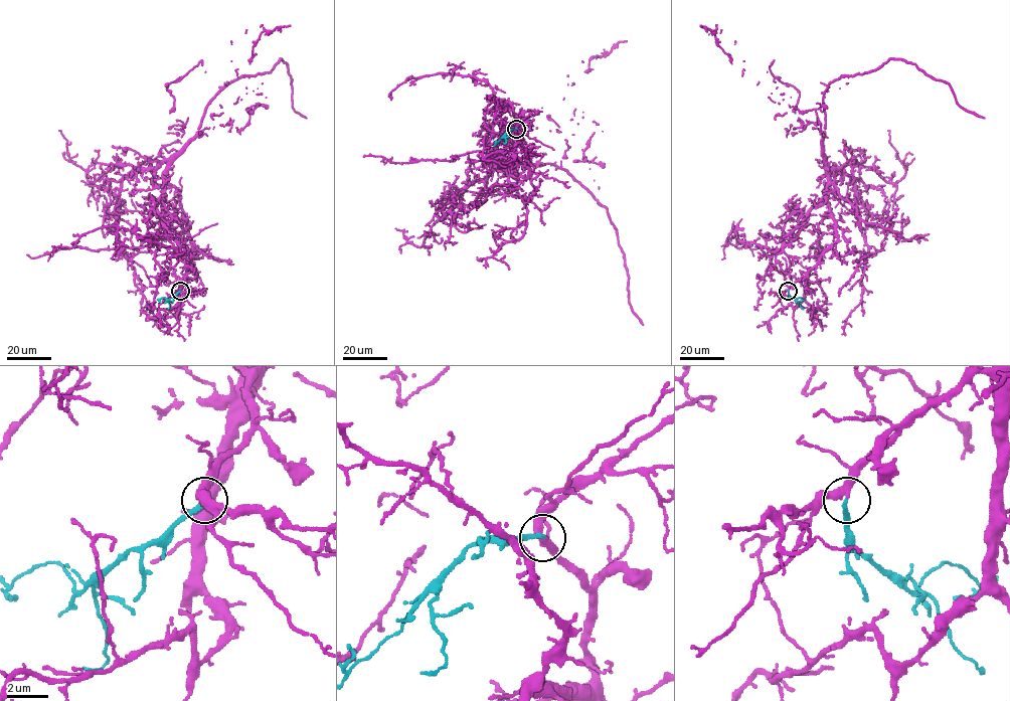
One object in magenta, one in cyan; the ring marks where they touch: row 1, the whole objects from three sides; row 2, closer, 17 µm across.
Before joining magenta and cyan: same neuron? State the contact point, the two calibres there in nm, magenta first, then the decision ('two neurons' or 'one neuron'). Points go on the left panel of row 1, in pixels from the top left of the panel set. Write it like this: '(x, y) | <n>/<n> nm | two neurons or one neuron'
(180, 291) | 360/220 nm | one neuron

